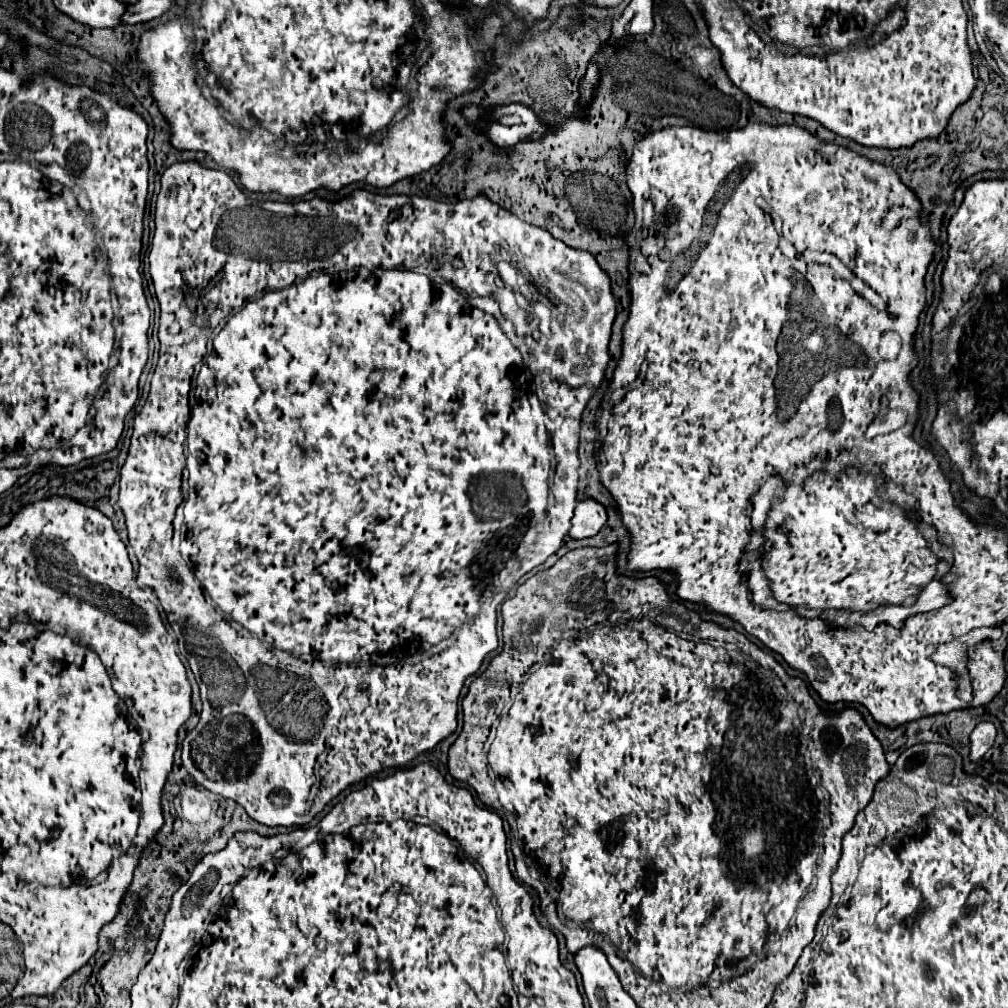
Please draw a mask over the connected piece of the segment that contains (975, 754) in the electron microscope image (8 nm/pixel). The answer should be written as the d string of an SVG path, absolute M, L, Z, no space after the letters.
M980 722L970 734L970 762L978 762L984 752L988 752L994 744L996 728L992 722Z

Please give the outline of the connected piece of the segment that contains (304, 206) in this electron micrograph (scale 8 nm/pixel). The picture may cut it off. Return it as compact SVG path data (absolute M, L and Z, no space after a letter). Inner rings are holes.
M180 162L180 164L170 166L164 172L162 190L156 198L154 246L148 258L150 258L150 274L155 295L160 302L161 314L158 320L160 350L150 381L148 400L144 408L140 410L140 414L134 418L134 432L132 432L128 458L120 472L118 504L126 516L128 544L134 548L134 554L138 560L146 560L146 576L150 576L150 584L152 584L150 588L160 590L162 586L162 600L164 600L162 610L166 612L170 632L176 638L178 650L182 656L186 656L188 666L200 686L200 698L202 698L200 722L196 724L192 732L186 734L182 742L182 766L196 780L196 784L224 798L232 798L256 822L268 828L302 826L302 824L308 824L314 816L318 816L324 810L324 806L332 802L350 784L356 784L386 768L408 766L418 754L432 750L440 740L448 738L456 730L458 696L464 686L464 680L466 676L478 672L486 654L494 652L494 648L498 646L496 606L502 604L508 590L516 584L516 580L522 574L542 564L563 544L564 536L571 528L572 512L576 504L576 490L578 490L578 466L580 466L578 432L580 432L582 410L586 408L594 390L602 382L602 374L608 364L608 352L604 350L604 346L608 346L610 326L616 316L616 304L614 304L614 296L610 290L610 280L590 252L574 250L566 246L562 240L556 240L550 232L520 220L504 208L498 208L498 204L486 200L486 196L476 196L474 200L446 204L446 202L420 198L420 196L404 196L404 194L382 196L382 194L372 194L368 190L356 190L354 196L340 200L340 202L328 202L318 196L312 200L294 202L294 204L292 202L256 202L244 196L244 192L232 182L232 178L224 170L210 170L198 162ZM450 240L460 240L464 262L486 262L486 276L492 276L498 272L498 277L514 287L514 271L518 271L521 278L526 278L526 281L530 282L530 276L532 276L532 280L538 280L544 286L548 286L546 290L538 282L530 282L542 294L550 296L554 304L554 316L564 316L562 320L560 318L552 320L552 334L550 338L540 340L542 342L540 358L534 358L536 364L530 366L536 372L534 384L540 392L542 402L532 390L534 386L530 384L530 376L528 376L530 372L526 370L520 358L520 352L504 336L498 322L490 314L468 306L464 294L458 292L458 288L446 282L436 284L428 276L418 274L420 258L450 258ZM506 254L512 254L516 264L504 262ZM382 272L391 272L390 281L389 279L386 281L386 276L383 276L383 293L378 290L378 276L382 276ZM208 274L214 274L214 308L210 308L210 300L206 300L204 306L208 310L202 308L202 310L192 312L188 310L186 298L182 292L186 288L184 280L186 278L210 280ZM230 314L234 316L220 330L218 338L214 340L214 350L204 360L200 368L200 376L196 378L196 388L194 388L196 402L191 412L188 396L192 388L194 366L206 356L206 346L208 346L210 336ZM586 364L592 366L592 378L588 380L594 380L594 386L586 384ZM186 424L188 424L186 468L190 472L190 480L188 480L190 496L184 504L184 526L182 526L182 542L180 542L182 556L180 556L180 552L172 548L172 520L174 520L176 508L182 502L180 480L182 480L182 470L184 470L184 426ZM552 458L555 458L555 470L552 482L550 482L550 494L554 496L554 504L548 506L548 476L550 476ZM292 644L298 646L299 657L293 656Z

